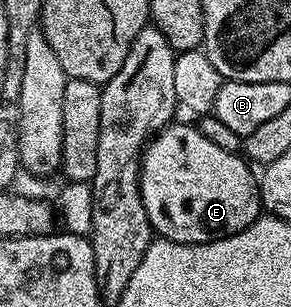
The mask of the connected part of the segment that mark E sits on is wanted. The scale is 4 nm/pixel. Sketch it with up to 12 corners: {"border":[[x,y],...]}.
{"border":[[194,124],[158,130],[139,190],[160,238],[248,229],[259,186]]}

